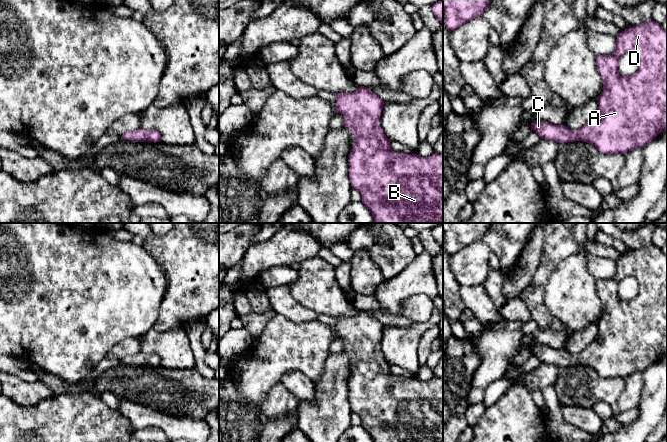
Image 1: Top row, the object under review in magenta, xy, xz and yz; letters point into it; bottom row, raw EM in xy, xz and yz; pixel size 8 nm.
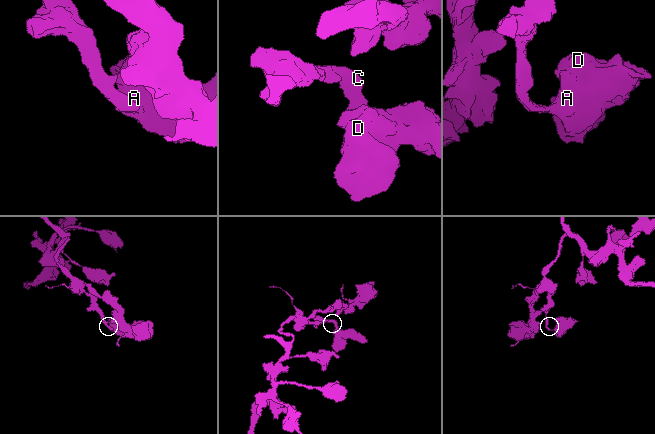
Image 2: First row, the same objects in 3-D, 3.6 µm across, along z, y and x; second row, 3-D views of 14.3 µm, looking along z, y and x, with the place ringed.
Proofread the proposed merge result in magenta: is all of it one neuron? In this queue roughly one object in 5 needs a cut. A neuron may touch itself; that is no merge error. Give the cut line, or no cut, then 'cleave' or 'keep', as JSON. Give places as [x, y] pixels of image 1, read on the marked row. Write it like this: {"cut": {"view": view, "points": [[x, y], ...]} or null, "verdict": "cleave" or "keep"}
{"cut": null, "verdict": "keep"}

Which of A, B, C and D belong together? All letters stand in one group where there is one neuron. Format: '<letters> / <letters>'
A B C D

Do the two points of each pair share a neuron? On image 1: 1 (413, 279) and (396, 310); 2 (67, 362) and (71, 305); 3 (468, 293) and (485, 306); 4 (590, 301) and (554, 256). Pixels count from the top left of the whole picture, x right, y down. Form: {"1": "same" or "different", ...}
{"1": "same", "2": "same", "3": "same", "4": "different"}

